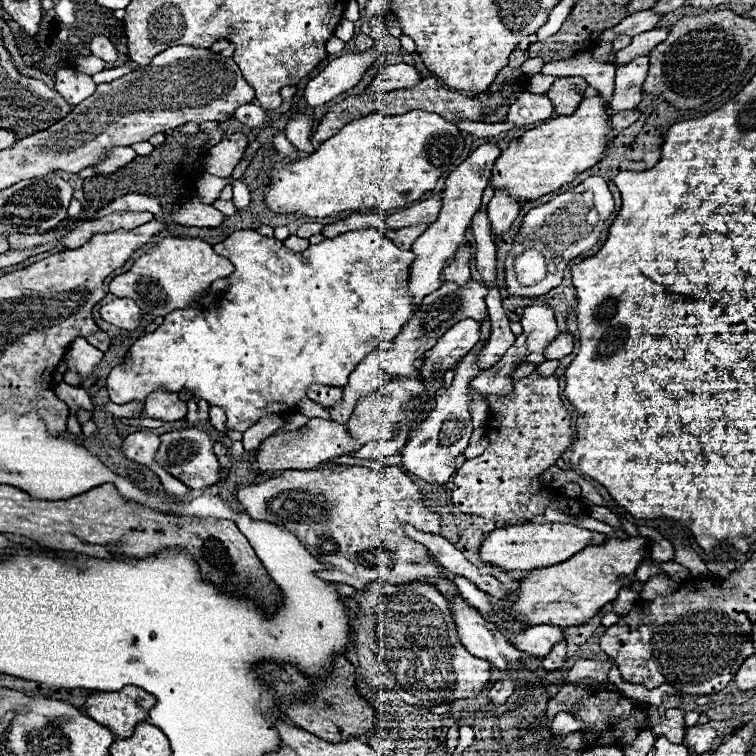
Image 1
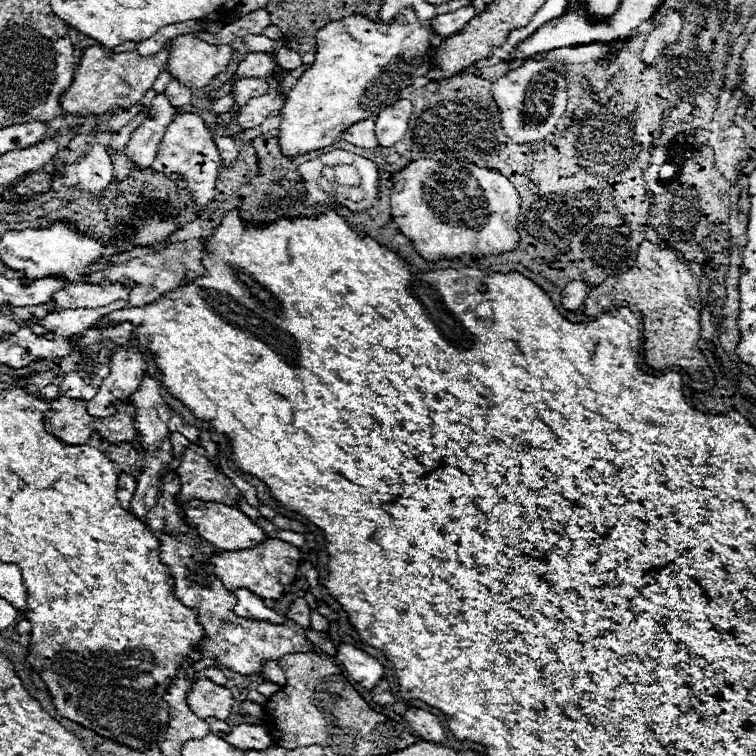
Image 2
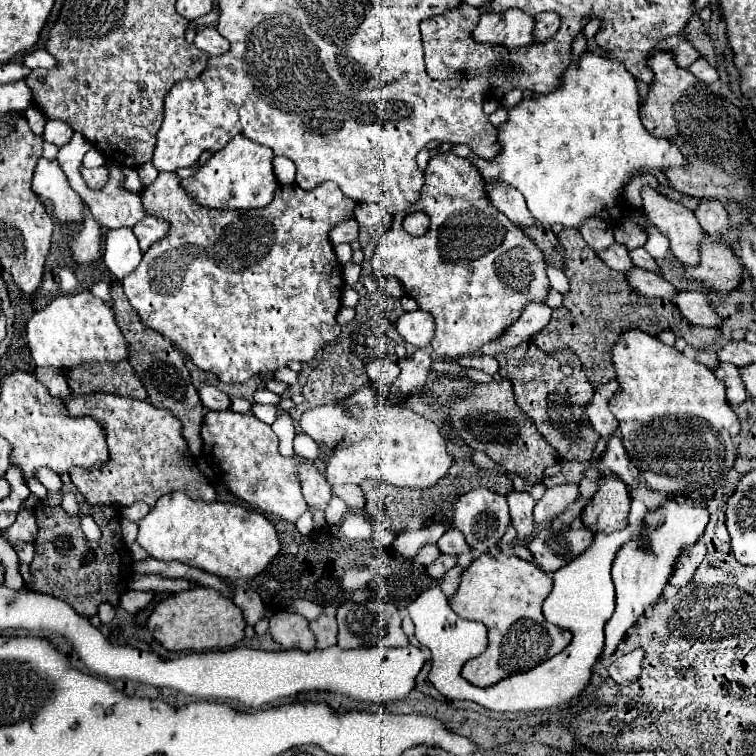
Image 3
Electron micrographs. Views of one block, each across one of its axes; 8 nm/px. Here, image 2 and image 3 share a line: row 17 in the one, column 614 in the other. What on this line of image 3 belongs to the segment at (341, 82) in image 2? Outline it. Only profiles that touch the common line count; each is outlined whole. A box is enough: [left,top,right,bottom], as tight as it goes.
[610,330,740,504]

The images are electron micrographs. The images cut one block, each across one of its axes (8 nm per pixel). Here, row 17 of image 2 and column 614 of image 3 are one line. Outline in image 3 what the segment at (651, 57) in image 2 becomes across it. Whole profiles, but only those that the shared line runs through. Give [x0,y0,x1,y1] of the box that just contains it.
[608,650,644,684]

